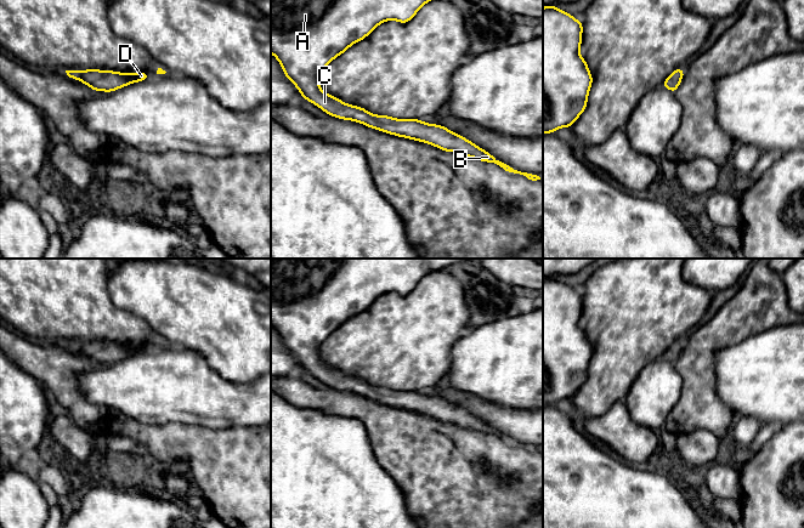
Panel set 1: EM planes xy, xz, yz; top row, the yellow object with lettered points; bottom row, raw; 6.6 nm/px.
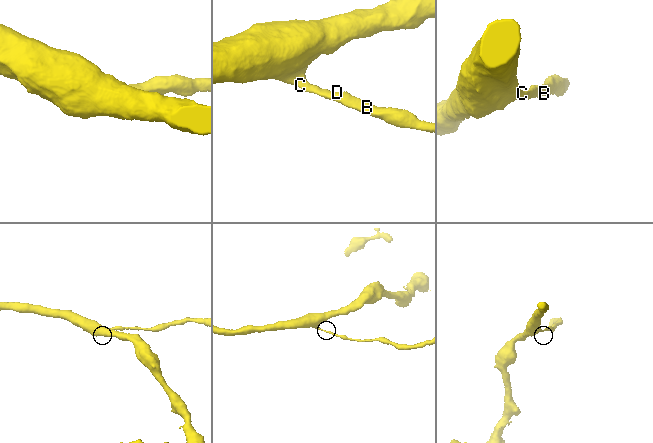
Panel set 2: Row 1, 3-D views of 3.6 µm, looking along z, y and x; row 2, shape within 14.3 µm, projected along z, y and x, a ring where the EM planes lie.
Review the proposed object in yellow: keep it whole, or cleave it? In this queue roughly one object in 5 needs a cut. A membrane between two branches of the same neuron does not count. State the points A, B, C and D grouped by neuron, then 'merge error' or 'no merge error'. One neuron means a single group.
groups A B C D; no merge error

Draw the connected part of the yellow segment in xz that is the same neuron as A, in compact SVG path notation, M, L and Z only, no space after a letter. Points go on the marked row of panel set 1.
M271 0L271 53L277 58L283 68L283 74L296 86L301 96L328 115L356 121L398 137L424 142L445 152L494 163L505 171L523 175L532 181L540 180L537 175L514 170L474 142L442 125L424 123L420 119L397 119L372 114L362 107L344 103L321 90L319 74L333 59L353 44L367 38L375 27L386 21L397 21L402 24L409 22L429 1L431 0Z

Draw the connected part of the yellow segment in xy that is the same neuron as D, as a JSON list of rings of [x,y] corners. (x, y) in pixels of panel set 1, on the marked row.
[[[66,70],[67,75],[84,83],[94,91],[112,92],[149,78],[149,73],[119,73],[114,70]]]

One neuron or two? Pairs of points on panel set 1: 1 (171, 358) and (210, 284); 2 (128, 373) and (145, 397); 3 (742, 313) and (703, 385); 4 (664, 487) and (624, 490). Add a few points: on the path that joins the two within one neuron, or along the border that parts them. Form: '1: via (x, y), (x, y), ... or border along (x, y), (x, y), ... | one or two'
1: border along (166, 344), (174, 347), (192, 348), (204, 358) | two
2: via (134, 379), (145, 391) | one
3: via (724, 331), (703, 352), (703, 367) | one
4: via (655, 493), (634, 493) | one

